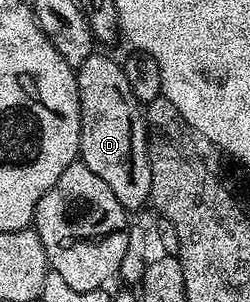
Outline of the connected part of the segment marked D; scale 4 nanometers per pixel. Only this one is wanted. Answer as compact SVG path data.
M92 52L89 60L77 68L79 89L79 158L113 188L113 196L128 212L148 205L153 184L147 151L147 119L144 107L133 96L122 65L107 54Z

